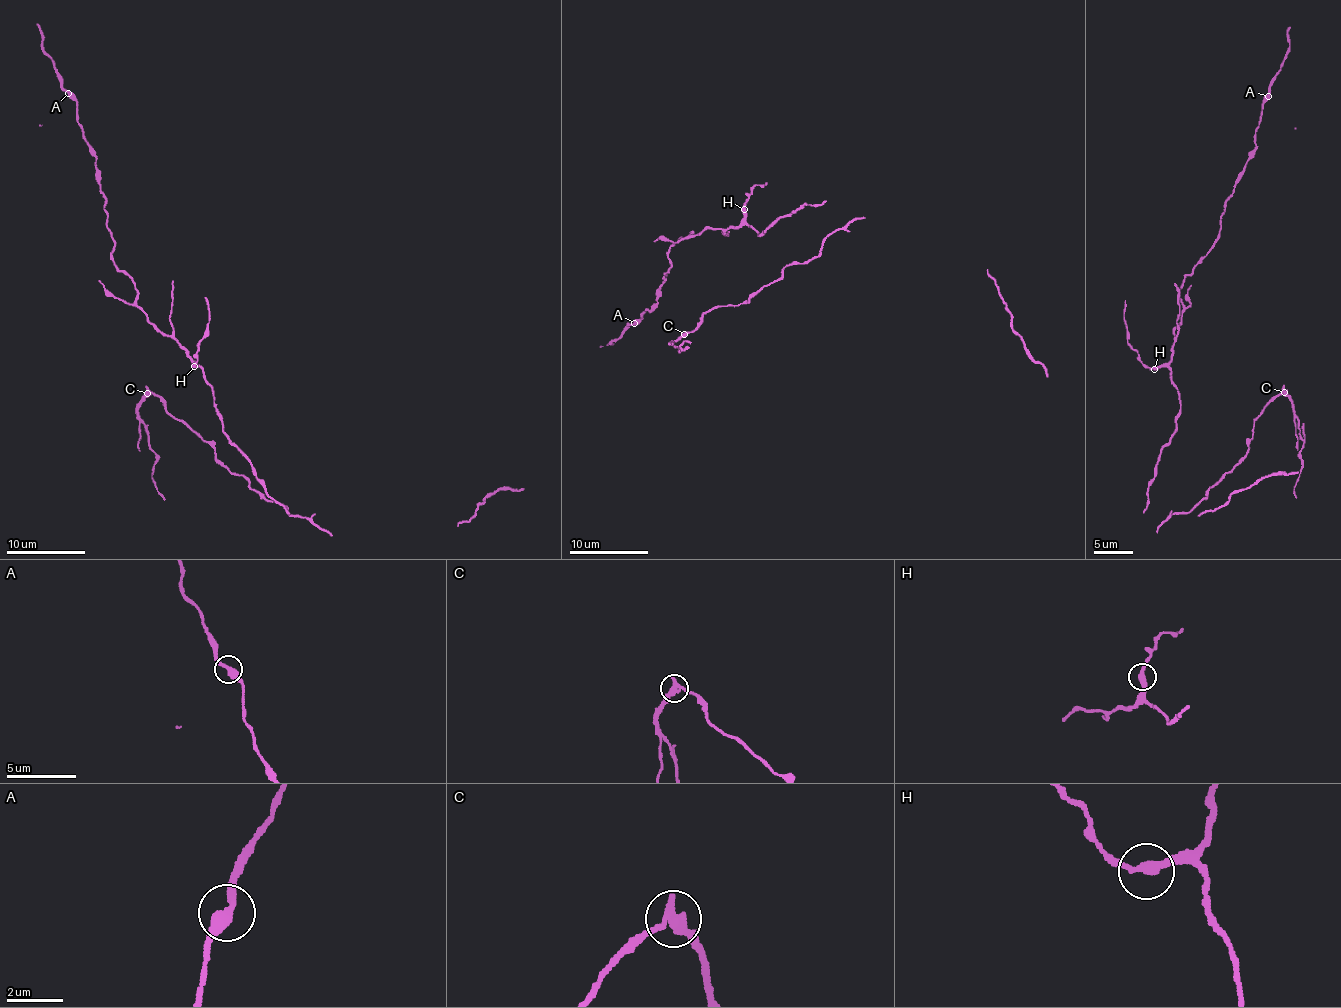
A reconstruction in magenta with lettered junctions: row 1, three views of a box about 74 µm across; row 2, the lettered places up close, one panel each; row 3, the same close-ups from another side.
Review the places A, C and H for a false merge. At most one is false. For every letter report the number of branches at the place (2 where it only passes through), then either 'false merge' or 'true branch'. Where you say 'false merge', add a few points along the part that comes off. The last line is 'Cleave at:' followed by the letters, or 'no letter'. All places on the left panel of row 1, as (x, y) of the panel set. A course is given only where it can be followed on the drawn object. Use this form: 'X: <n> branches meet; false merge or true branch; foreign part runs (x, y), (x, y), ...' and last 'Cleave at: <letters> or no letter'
A: 2 branches meet; true branch
C: 2 branches meet; false merge; foreign part runs (147, 393), (138, 417), (144, 423), (149, 447), (156, 454), (152, 478), (157, 491), (165, 499)
H: 2 branches meet; true branch
Cleave at: C

